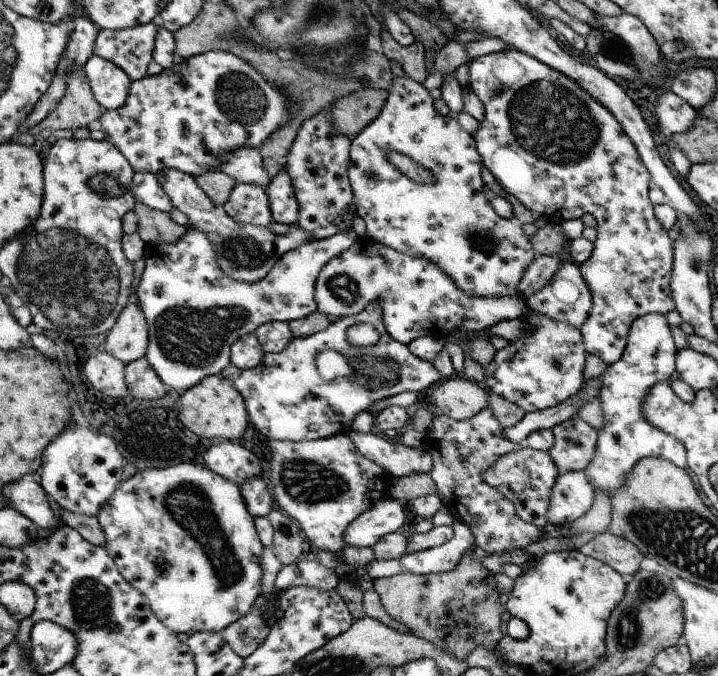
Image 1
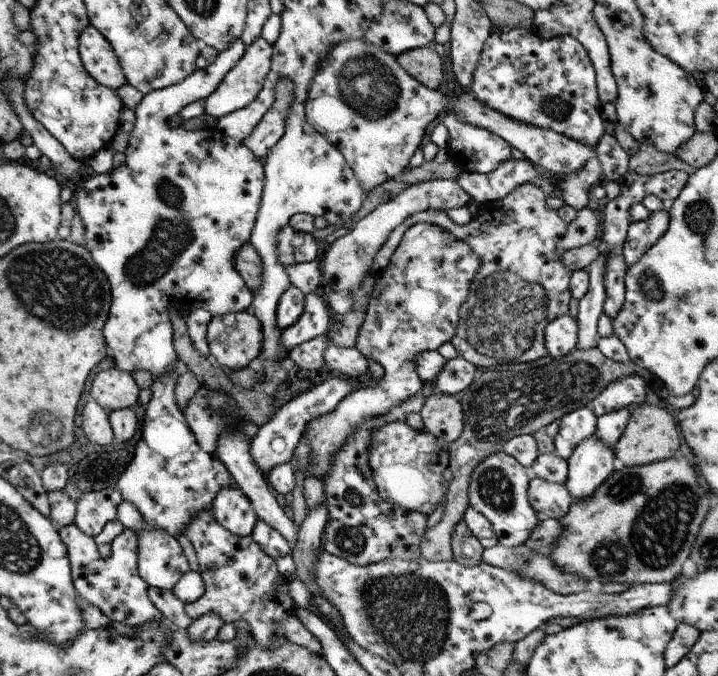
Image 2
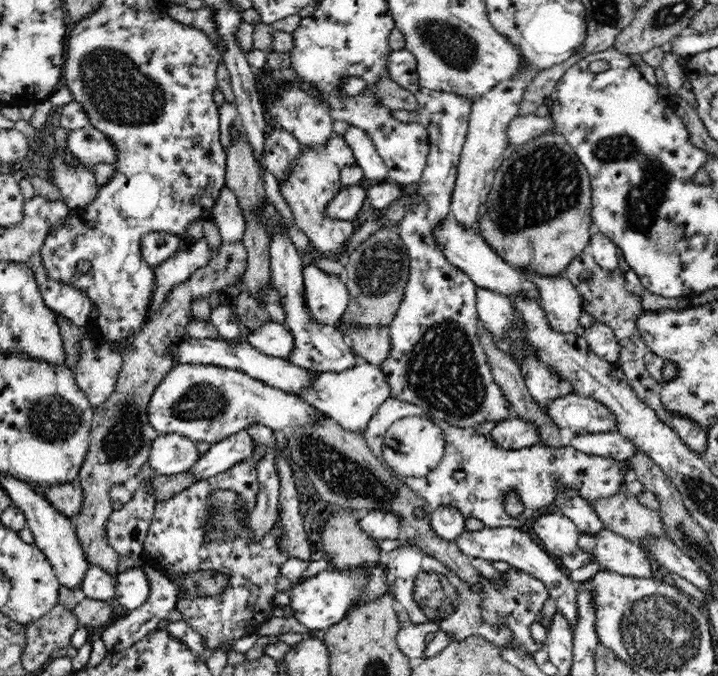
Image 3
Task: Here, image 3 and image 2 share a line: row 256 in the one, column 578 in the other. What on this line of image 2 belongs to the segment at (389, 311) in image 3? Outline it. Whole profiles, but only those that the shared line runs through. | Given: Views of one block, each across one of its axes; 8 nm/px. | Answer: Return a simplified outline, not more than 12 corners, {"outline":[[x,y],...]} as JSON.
{"outline":[[597,347],[488,369],[462,393],[445,512],[420,554],[453,561],[474,468],[508,440],[650,372]]}

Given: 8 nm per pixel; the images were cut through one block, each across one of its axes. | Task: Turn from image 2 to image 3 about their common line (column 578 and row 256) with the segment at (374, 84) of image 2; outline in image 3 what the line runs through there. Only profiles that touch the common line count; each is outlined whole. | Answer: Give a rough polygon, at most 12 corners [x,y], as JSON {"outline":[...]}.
{"outline":[[164,231],[141,238],[144,261],[154,269],[185,243]]}

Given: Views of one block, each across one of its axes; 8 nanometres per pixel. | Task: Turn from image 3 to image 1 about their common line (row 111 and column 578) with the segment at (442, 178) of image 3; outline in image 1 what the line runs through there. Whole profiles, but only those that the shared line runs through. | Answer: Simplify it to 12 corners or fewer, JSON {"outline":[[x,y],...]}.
{"outline":[[579,416],[551,429],[560,474],[585,470],[596,430]]}

